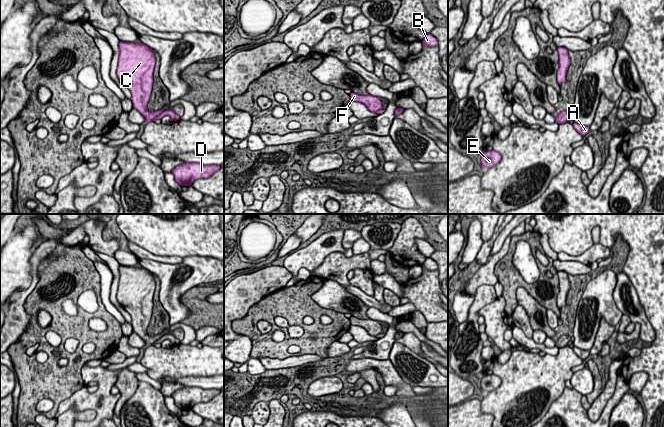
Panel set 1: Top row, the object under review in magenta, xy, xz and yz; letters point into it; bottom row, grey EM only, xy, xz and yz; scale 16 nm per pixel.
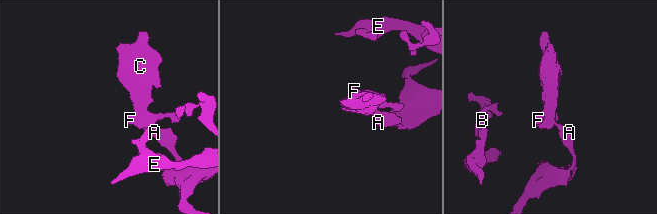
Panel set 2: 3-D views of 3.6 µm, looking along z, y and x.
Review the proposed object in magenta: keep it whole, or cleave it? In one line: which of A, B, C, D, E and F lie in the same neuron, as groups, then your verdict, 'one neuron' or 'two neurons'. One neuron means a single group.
A B D E / C F | two neurons

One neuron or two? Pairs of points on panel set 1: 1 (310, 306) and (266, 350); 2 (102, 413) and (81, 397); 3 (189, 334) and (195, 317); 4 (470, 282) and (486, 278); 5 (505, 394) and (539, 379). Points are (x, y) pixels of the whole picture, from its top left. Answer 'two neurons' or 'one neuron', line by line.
1: one neuron
2: one neuron
3: two neurons
4: one neuron
5: one neuron

